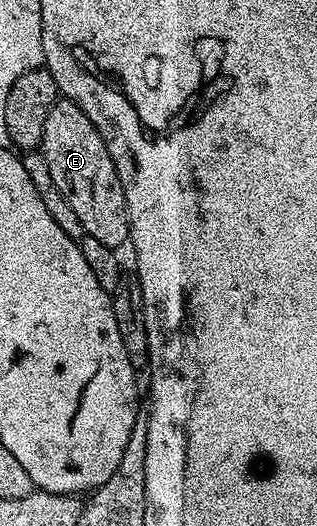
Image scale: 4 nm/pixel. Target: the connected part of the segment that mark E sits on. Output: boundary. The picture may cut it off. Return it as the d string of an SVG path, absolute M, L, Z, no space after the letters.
M66 98L56 99L49 118L45 118L42 152L42 163L55 183L55 192L67 199L70 215L80 219L84 233L114 250L118 244L126 245L129 225L123 187L97 126L93 126L81 106Z

